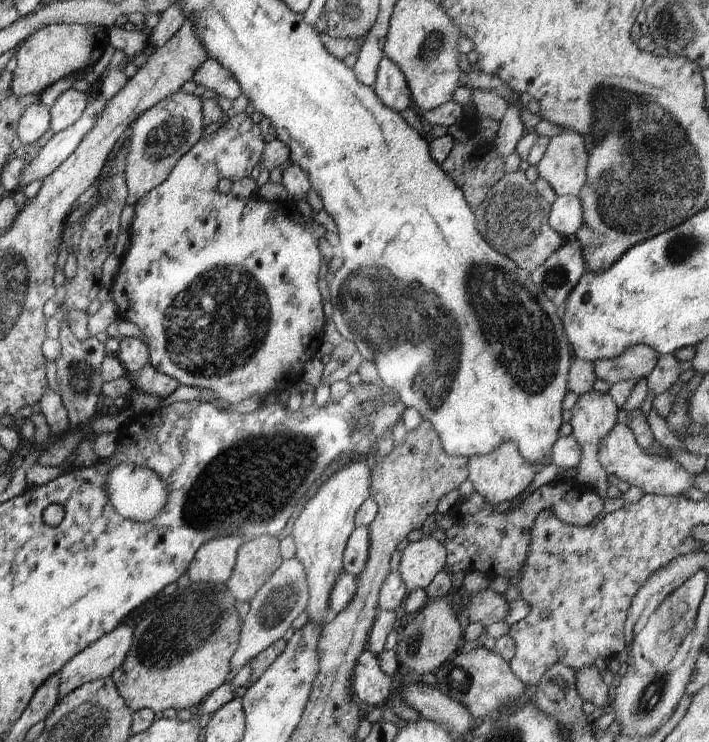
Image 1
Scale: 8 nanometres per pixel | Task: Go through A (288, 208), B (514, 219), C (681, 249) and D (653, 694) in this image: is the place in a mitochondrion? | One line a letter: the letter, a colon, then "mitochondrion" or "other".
A: other
B: mitochondrion
C: mitochondrion
D: mitochondrion

